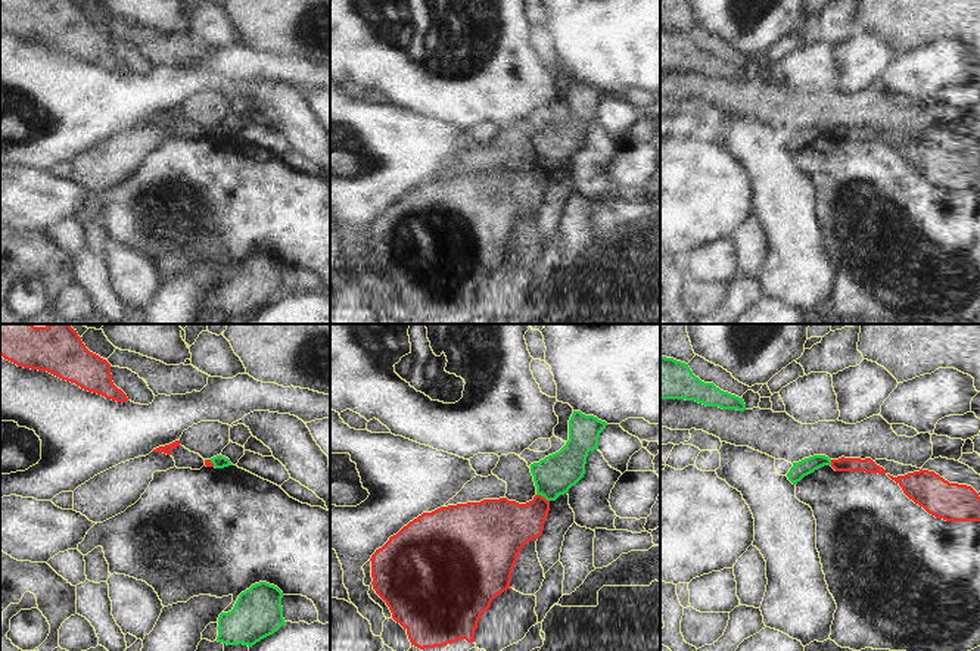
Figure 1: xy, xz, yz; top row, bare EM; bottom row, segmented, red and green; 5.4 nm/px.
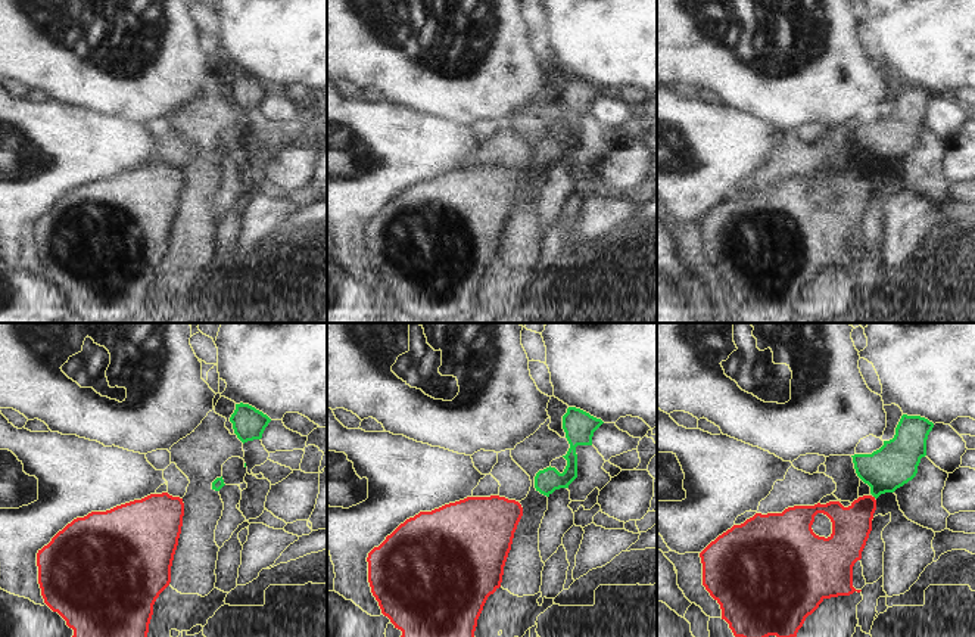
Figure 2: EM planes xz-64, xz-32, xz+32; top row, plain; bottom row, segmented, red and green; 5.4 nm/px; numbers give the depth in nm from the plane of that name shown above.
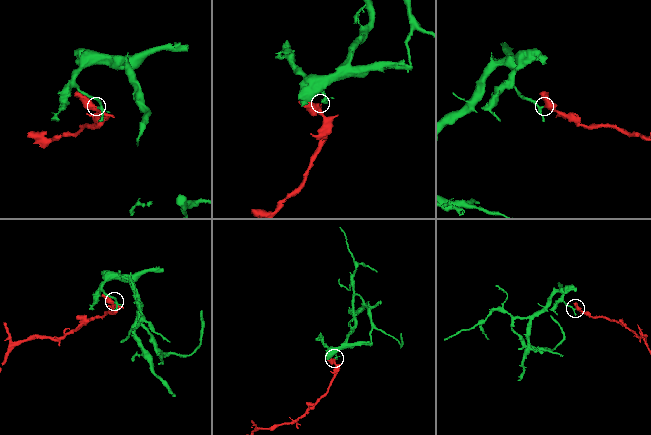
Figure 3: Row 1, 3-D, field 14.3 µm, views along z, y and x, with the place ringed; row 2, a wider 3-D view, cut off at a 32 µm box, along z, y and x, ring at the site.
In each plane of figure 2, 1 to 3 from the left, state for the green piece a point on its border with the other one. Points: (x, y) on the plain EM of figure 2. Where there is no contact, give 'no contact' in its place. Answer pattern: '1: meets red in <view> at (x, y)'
1: no contact
2: no contact
3: no contact

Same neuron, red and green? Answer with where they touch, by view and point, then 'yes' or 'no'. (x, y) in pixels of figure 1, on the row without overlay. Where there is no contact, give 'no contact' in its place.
contact xz (543, 167); no

